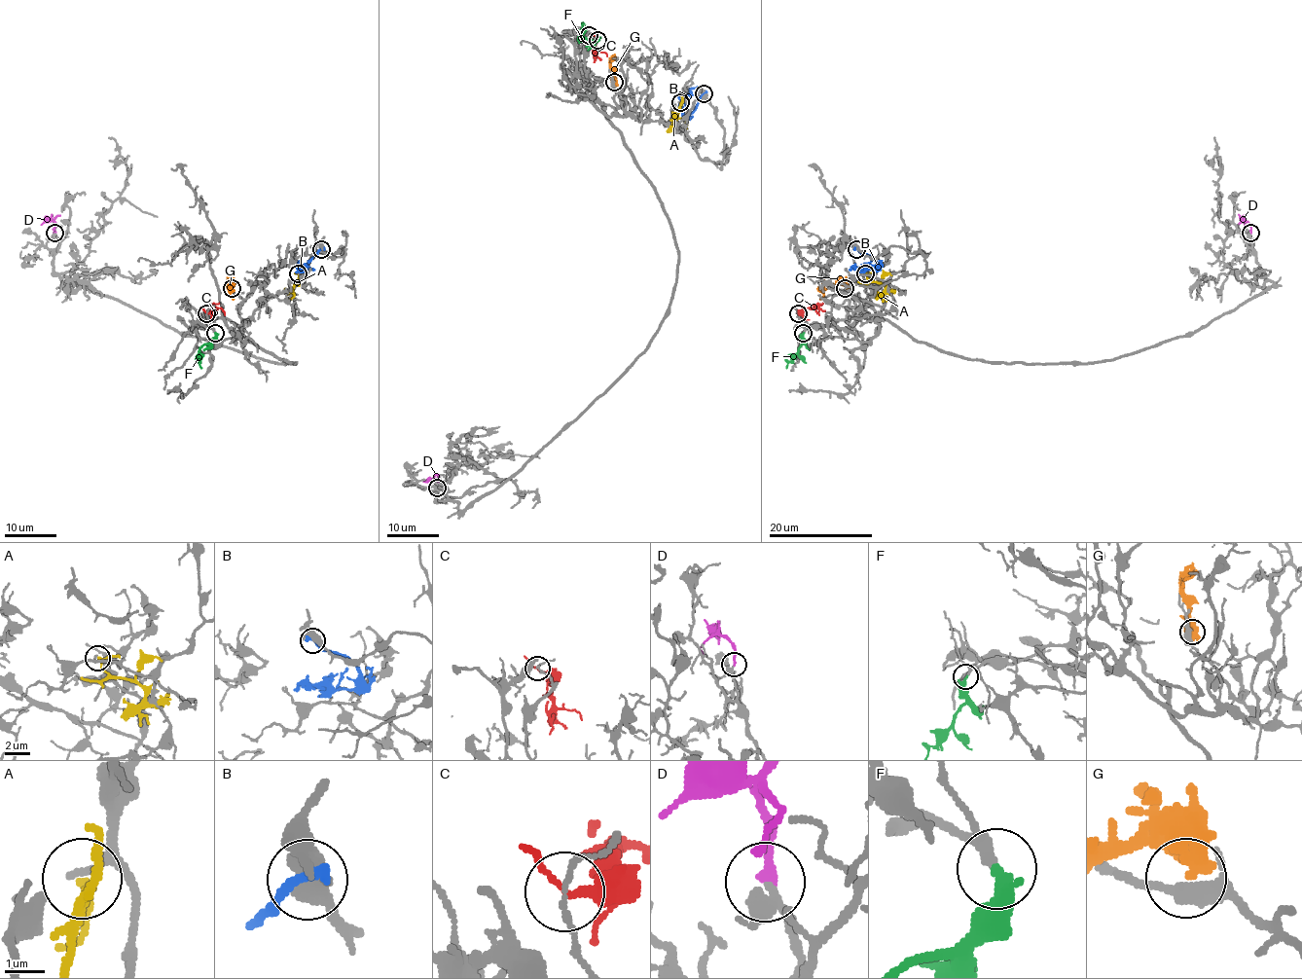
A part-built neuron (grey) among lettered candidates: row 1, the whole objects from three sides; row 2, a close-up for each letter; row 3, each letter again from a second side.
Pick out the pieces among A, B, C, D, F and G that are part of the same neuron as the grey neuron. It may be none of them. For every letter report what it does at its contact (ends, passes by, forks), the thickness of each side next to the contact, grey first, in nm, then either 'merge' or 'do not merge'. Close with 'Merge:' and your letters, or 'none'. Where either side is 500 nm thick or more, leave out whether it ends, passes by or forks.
A: it passes by; calibres 130 and 160 nm; do not merge
B: calibres 550 and 320 nm; do not merge
C: it passes by; calibres 120 and 170 nm; do not merge
D: it ends; calibres 240 and 200 nm; merge
F: it ends; calibres 220 and 360 nm; merge
G: it ends; calibres 320 and 440 nm; do not merge
Merge: D, F

